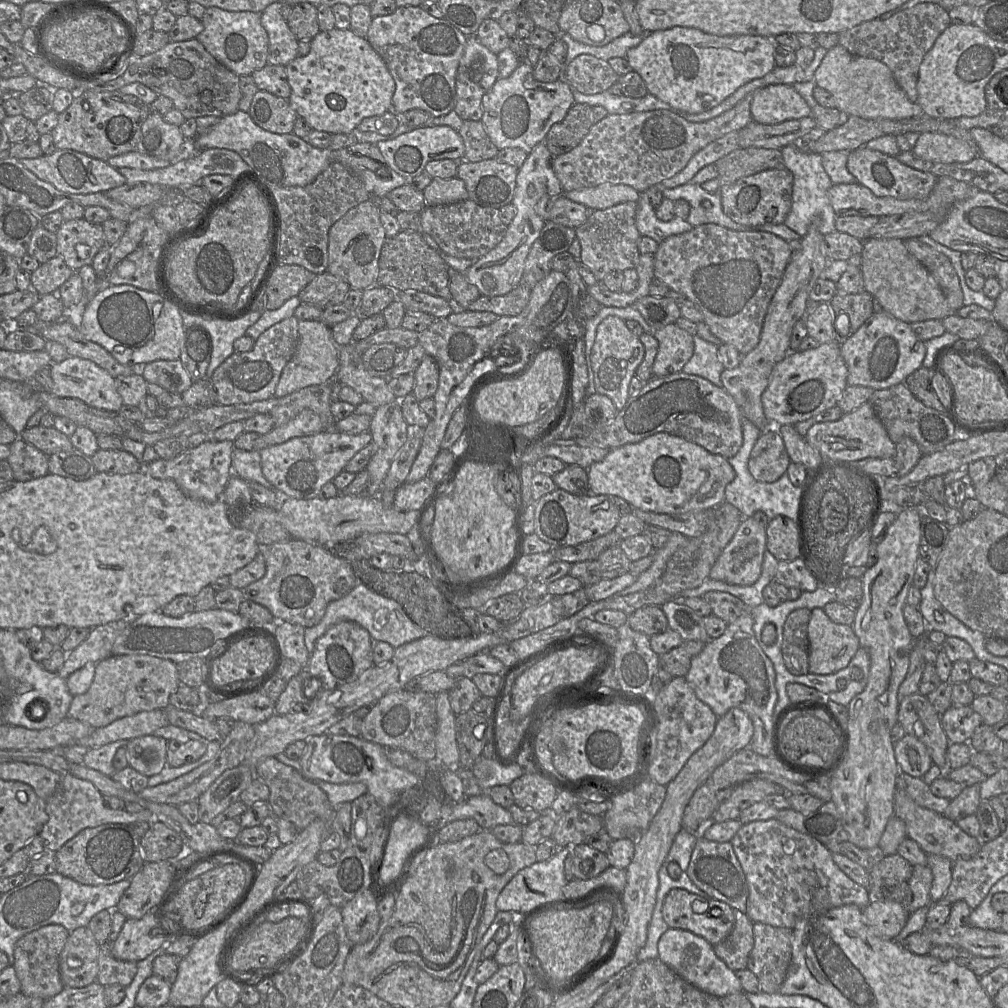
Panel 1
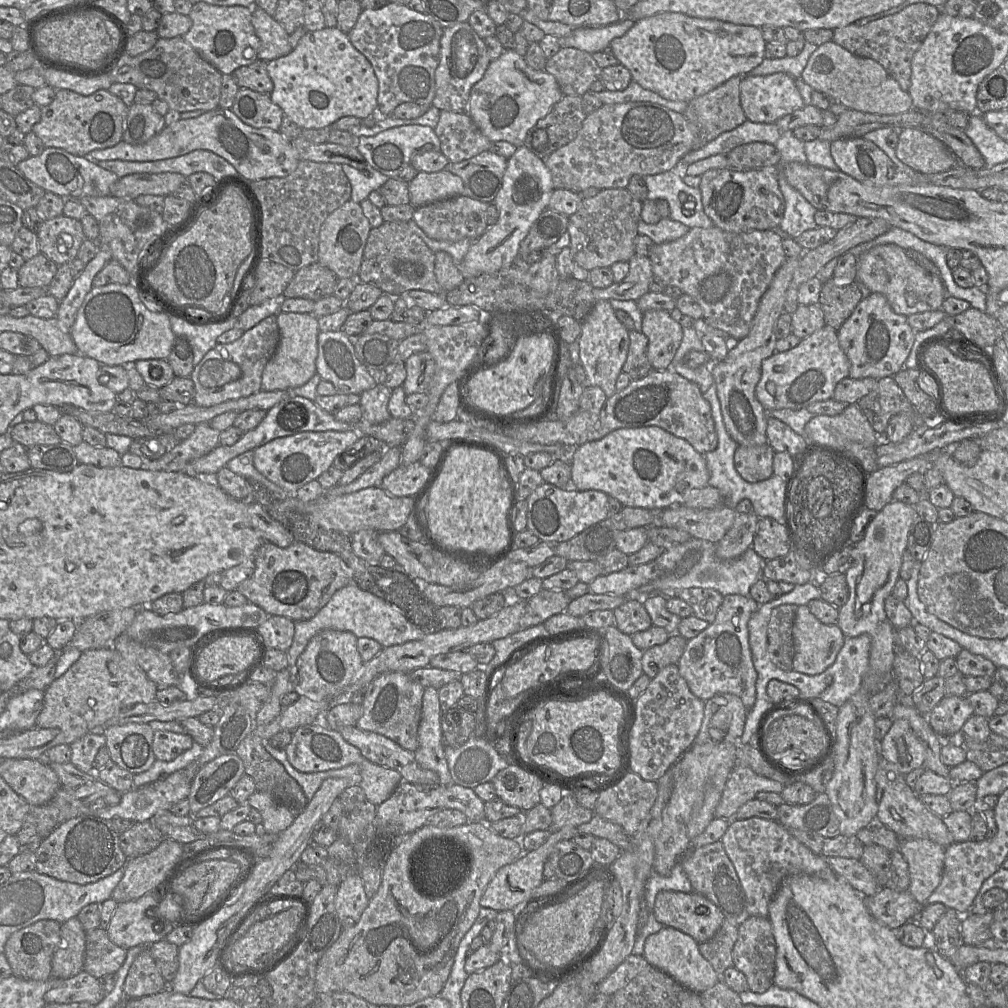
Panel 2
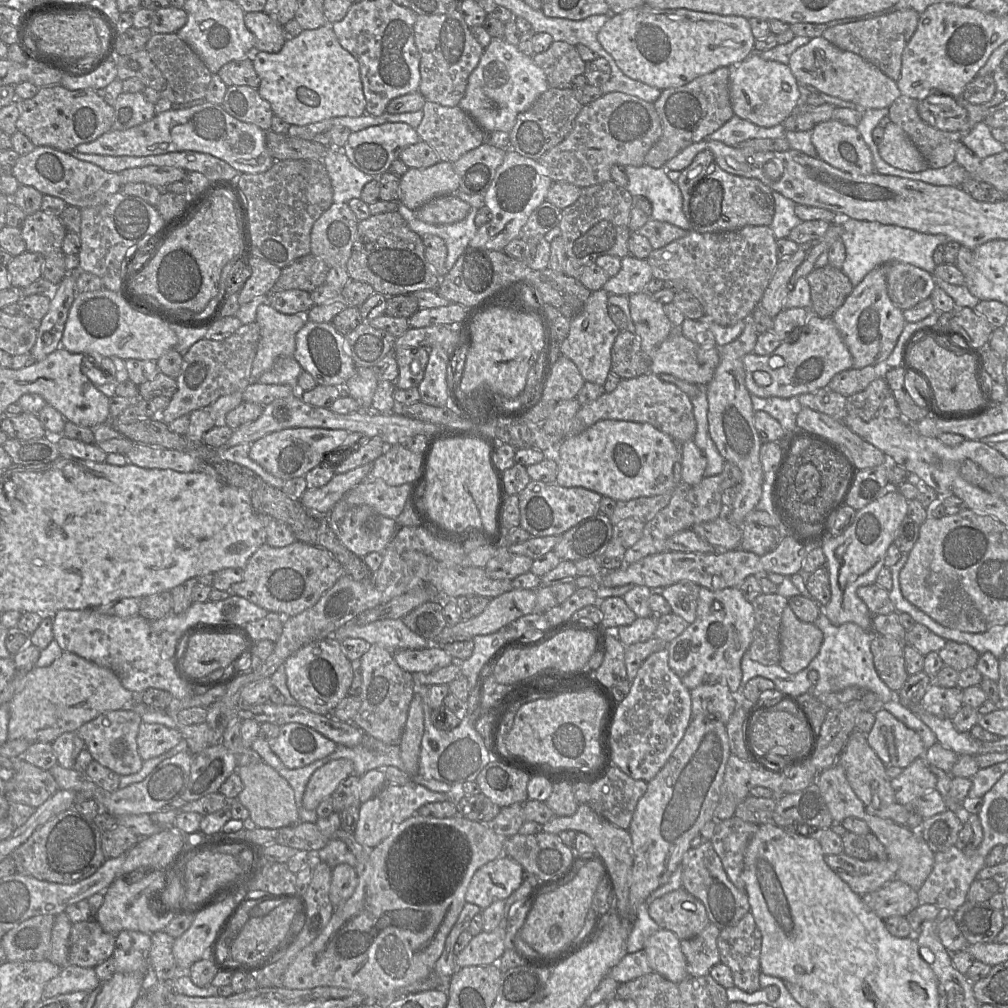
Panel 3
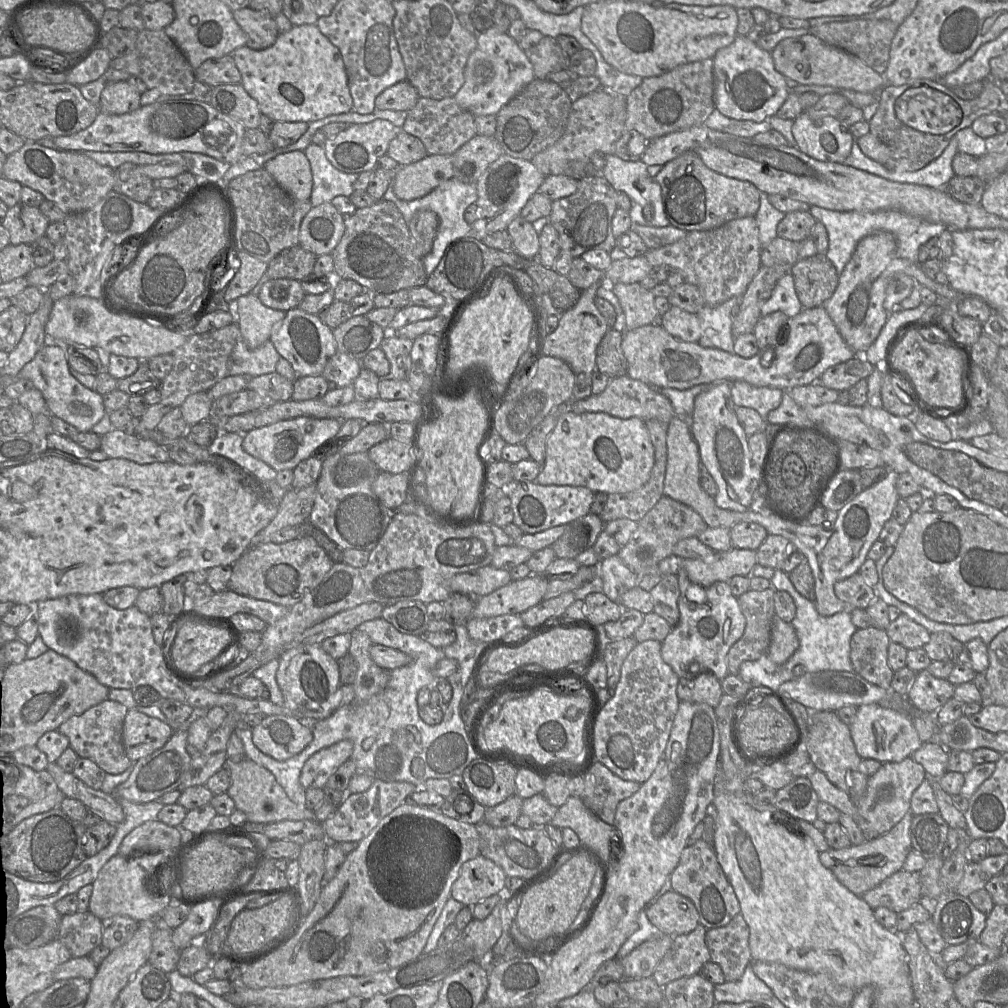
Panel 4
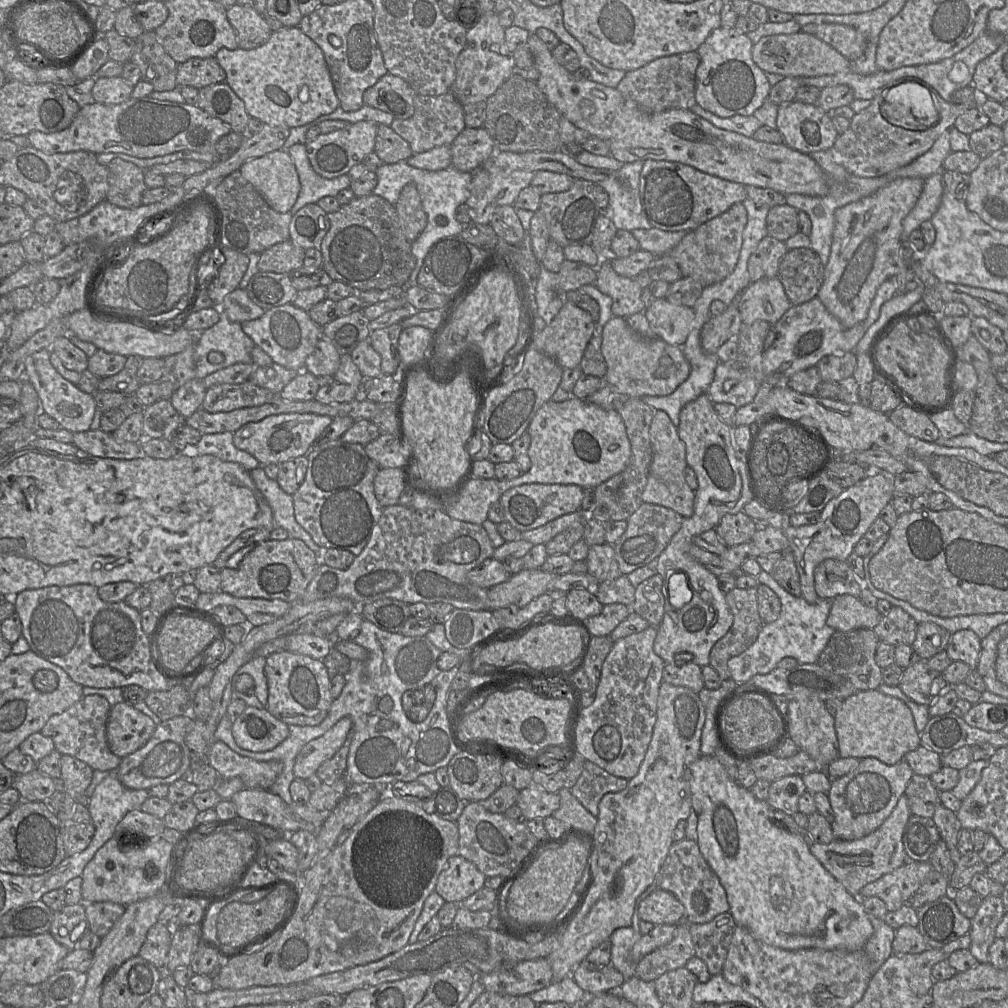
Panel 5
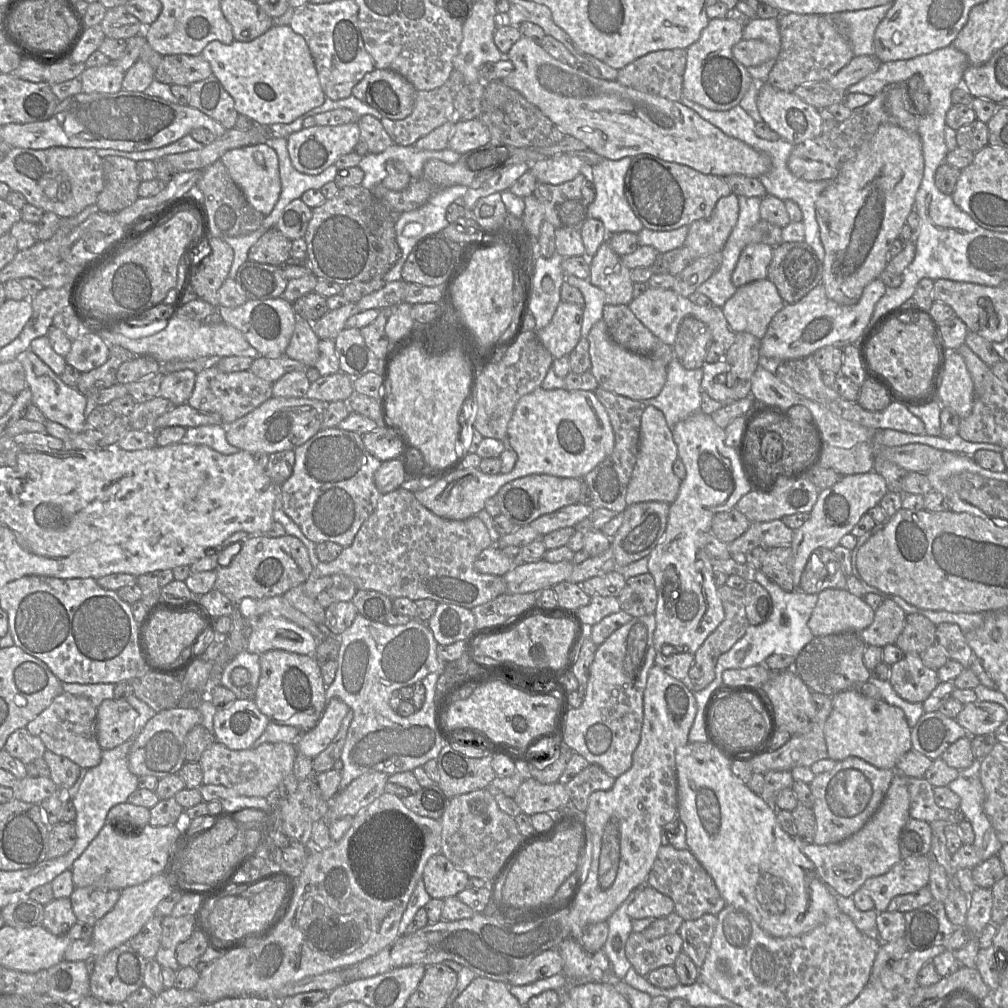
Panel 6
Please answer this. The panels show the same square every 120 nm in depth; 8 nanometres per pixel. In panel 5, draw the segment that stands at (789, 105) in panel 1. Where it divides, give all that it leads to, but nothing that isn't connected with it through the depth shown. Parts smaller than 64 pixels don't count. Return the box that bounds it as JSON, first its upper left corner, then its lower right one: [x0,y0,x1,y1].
[695,27,770,118]

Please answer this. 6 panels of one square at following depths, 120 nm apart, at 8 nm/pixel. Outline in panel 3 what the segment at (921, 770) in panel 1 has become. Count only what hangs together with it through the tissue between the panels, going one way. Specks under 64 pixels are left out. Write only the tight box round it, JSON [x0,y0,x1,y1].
[866,708,926,768]

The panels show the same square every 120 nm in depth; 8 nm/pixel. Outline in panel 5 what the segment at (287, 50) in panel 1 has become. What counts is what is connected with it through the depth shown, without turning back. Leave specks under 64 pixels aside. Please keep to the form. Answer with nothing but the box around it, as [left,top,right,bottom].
[227,4,272,49]

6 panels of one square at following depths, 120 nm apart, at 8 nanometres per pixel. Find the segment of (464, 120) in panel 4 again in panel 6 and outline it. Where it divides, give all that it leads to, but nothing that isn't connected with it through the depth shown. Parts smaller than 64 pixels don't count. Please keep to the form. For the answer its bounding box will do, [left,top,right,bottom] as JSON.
[380,85,457,146]

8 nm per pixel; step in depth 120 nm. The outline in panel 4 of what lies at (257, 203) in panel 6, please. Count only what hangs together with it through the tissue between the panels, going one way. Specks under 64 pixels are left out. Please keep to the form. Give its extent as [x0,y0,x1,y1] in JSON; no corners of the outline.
[263,151,313,199]

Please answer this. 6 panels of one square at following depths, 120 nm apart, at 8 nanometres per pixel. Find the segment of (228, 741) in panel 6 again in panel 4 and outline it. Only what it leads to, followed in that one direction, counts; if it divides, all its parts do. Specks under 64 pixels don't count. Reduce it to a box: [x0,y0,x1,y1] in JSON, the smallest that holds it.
[251,715,313,761]

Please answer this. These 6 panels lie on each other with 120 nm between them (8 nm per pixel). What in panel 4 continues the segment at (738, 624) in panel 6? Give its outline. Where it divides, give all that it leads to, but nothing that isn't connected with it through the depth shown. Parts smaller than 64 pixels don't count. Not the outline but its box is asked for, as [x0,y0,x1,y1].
[727,586,775,675]

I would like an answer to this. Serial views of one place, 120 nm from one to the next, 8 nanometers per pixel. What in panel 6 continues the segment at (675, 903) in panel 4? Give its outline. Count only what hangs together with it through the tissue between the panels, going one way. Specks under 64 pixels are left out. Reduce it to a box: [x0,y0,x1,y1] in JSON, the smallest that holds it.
[627,886,674,919]

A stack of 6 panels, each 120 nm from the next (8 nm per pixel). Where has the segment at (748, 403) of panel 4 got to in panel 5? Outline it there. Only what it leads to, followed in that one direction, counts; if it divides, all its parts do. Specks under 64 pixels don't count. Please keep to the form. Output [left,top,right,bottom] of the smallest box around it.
[706,360,760,407]

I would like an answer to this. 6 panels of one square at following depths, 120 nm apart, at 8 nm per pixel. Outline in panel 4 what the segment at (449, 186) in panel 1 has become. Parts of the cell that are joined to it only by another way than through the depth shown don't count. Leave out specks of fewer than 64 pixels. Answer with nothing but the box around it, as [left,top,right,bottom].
[394,155,453,201]

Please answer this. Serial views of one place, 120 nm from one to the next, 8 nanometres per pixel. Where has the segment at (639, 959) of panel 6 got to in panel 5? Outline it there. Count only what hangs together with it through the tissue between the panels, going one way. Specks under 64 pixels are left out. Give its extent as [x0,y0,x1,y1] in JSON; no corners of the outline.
[636,923,695,982]

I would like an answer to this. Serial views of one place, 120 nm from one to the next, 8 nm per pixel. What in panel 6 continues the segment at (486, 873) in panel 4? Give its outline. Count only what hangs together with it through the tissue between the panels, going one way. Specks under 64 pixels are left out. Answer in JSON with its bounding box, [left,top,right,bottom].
[422,854,470,899]

